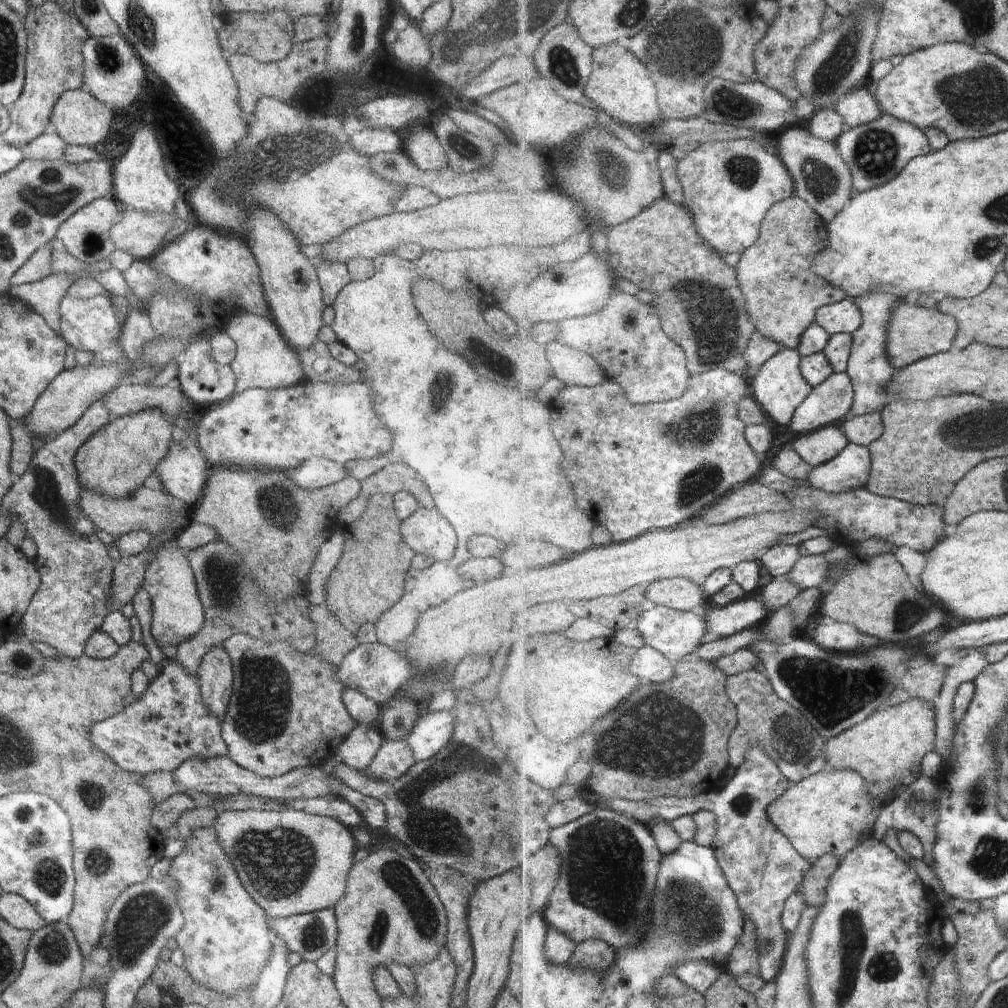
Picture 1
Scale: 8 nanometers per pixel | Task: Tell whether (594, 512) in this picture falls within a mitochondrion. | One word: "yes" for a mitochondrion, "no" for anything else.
no

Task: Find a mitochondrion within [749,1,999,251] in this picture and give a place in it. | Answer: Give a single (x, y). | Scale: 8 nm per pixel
(836, 68)

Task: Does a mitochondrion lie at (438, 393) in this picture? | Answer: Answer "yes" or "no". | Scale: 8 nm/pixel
yes

